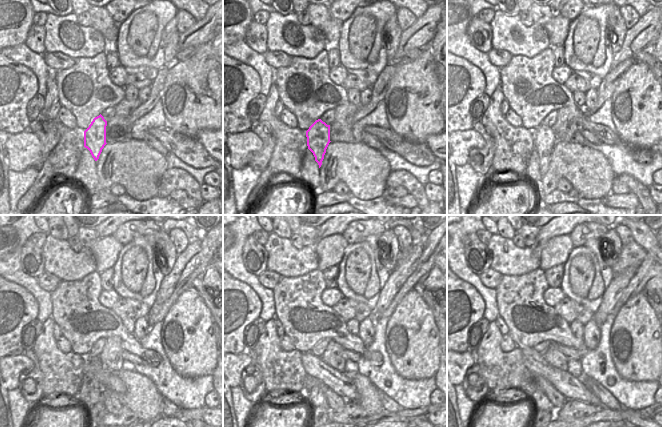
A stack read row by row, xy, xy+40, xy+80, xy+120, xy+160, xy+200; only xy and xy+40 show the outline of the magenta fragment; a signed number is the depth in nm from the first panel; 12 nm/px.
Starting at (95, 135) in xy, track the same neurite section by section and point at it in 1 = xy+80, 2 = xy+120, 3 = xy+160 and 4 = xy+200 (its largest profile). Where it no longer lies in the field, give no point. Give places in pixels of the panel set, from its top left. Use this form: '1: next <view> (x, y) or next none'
1: next xy+80 (543, 136)
2: next xy+120 (96, 388)
3: next xy+160 (315, 396)
4: next xy+200 (541, 402)

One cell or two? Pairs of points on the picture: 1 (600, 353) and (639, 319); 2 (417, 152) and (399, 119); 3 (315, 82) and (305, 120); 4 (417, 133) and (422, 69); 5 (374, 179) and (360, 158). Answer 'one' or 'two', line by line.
1: two
2: two
3: one
4: one
5: one

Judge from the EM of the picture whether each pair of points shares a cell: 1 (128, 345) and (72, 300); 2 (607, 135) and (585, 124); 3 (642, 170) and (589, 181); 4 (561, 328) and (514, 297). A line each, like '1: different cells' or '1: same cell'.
1: same cell
2: same cell
3: different cells
4: same cell

